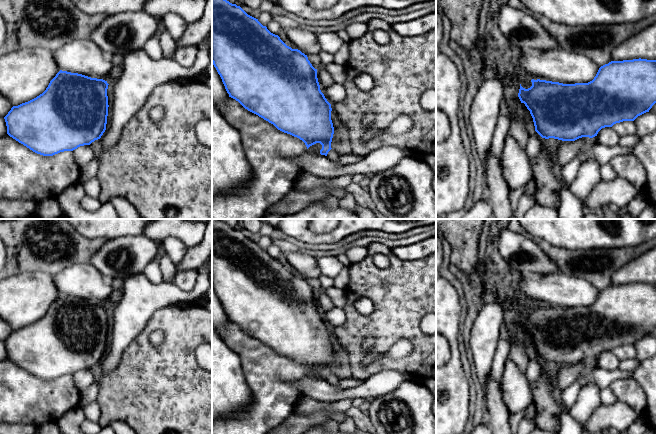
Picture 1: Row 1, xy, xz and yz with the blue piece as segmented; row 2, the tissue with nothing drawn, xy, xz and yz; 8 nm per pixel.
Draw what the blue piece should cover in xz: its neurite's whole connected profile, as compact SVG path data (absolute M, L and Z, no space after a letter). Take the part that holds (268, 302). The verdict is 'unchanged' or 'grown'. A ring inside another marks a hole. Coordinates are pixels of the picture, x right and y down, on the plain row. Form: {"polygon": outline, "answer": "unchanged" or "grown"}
{"polygon": "M212 219L212 287L220 299L229 321L245 333L258 339L278 354L302 364L307 373L320 367L321 379L332 373L334 351L331 344L331 328L320 314L315 293L307 279L287 270L278 259L271 257L258 243L248 239L240 230L232 228L220 219Z", "answer": "unchanged"}

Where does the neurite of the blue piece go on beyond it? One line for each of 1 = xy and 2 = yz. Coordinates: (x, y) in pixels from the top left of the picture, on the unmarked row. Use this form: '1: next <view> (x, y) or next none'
1: next none
2: next none

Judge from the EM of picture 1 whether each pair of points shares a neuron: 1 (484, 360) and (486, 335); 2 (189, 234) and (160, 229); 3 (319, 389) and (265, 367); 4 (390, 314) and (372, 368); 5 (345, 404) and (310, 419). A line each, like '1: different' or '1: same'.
1: same
2: same
3: different
4: same
5: same

